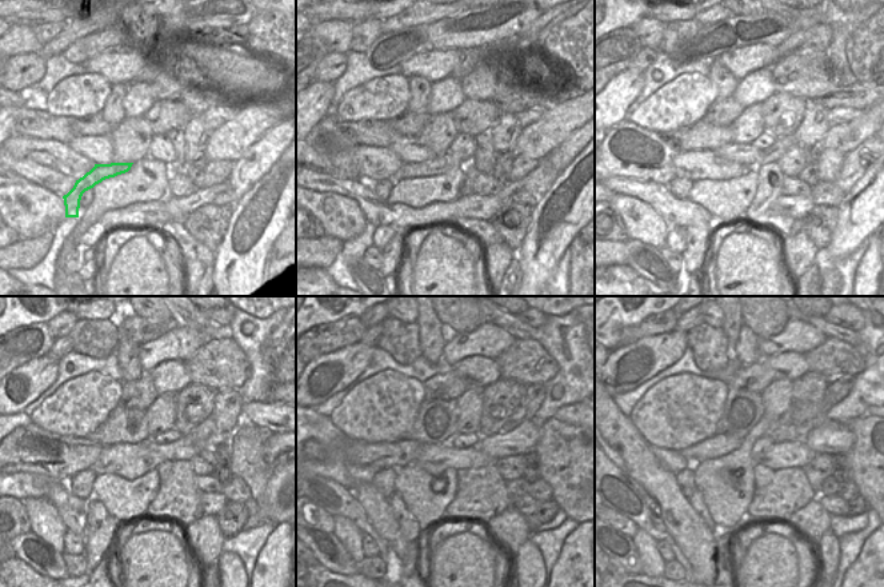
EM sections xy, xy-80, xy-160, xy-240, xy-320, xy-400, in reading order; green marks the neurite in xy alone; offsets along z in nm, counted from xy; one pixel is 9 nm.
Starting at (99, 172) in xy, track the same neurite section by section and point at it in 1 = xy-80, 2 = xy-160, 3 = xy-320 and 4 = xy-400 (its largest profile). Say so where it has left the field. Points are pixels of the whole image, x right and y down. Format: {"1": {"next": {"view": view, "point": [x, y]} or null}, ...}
{"1": {"next": {"view": "xy-80", "point": [443, 163]}}, "2": {"next": {"view": "xy-160", "point": [782, 146]}}, "3": {"next": {"view": "xy-320", "point": [519, 416]}}, "4": {"next": {"view": "xy-400", "point": [827, 403]}}}

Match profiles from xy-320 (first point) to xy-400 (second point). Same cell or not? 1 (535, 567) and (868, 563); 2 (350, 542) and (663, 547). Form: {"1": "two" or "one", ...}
{"1": "two", "2": "two"}

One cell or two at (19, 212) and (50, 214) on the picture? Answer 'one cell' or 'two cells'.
one cell

